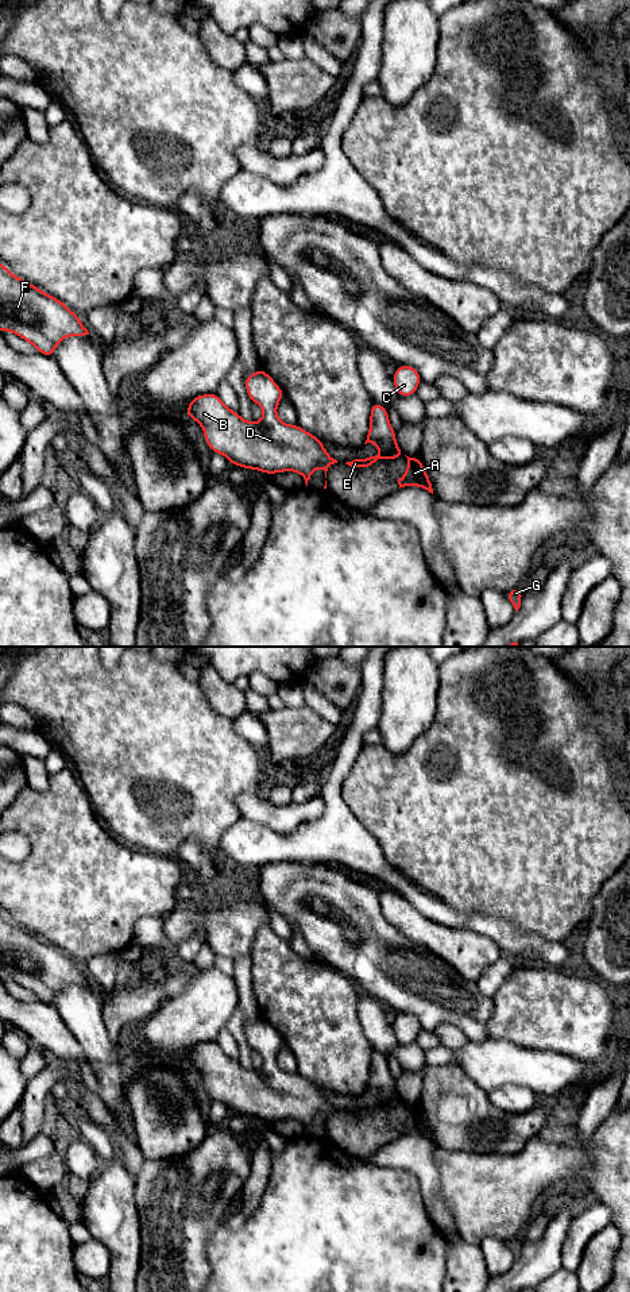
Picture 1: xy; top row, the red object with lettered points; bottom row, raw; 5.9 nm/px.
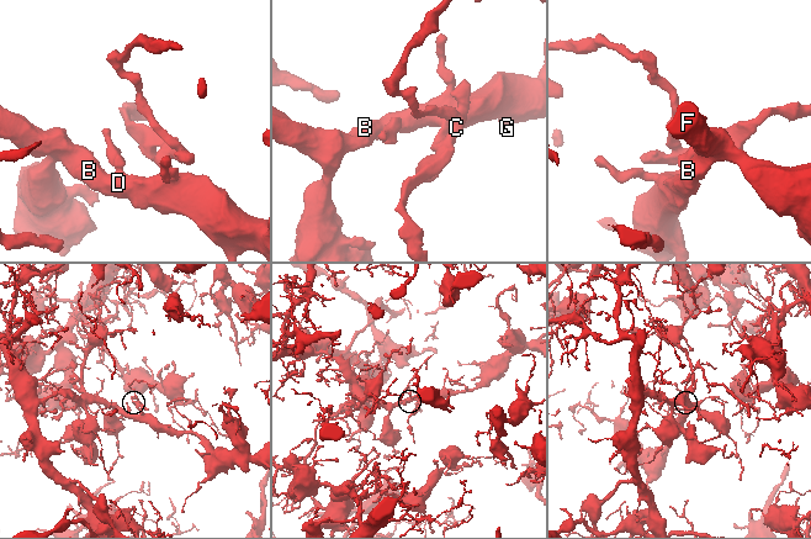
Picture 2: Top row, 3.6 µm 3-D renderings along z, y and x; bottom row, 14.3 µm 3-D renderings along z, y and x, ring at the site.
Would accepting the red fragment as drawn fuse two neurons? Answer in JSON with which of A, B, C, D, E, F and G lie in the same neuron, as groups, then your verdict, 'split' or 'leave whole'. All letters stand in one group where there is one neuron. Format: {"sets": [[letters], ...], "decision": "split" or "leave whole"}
{"sets": [["A", "B", "C", "D", "E", "F", "G"]], "decision": "leave whole"}

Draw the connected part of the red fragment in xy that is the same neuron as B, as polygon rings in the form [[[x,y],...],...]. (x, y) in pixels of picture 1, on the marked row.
[[[260,369],[246,377],[244,382],[250,400],[263,409],[263,417],[258,423],[241,419],[237,412],[224,405],[216,393],[194,397],[186,408],[186,416],[202,427],[205,441],[212,452],[224,455],[232,466],[259,470],[267,475],[295,471],[304,477],[306,486],[317,467],[325,471],[326,478],[328,468],[337,460],[329,456],[321,439],[302,429],[298,424],[290,425],[279,420],[277,406],[285,393],[275,381]]]

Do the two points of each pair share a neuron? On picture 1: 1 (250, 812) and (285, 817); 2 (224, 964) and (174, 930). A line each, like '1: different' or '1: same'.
1: same
2: different

